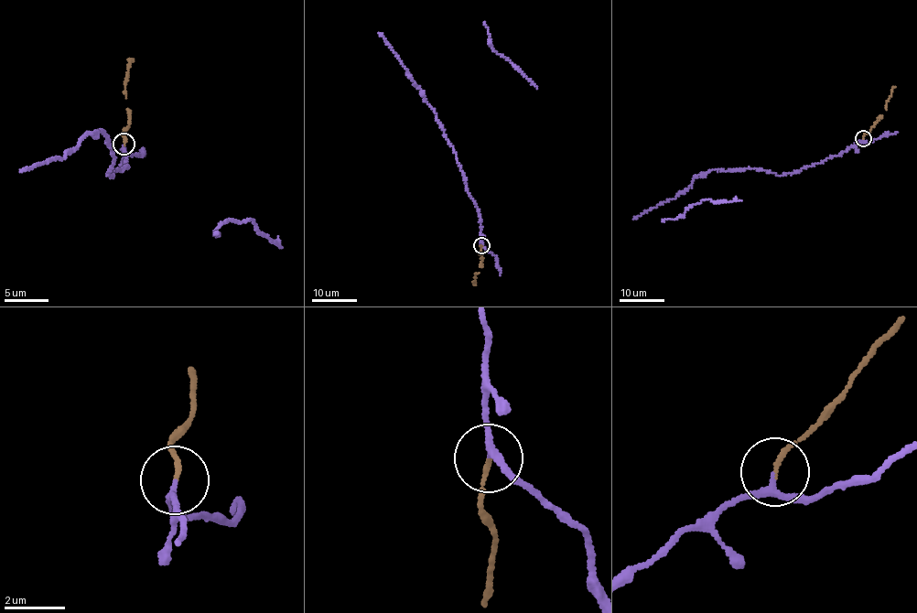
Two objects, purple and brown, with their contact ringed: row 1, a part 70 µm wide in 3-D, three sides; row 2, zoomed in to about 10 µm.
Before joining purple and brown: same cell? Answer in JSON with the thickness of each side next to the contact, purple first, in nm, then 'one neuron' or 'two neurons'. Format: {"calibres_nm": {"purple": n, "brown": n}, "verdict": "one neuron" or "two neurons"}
{"calibres_nm": {"purple": 200, "brown": 140}, "verdict": "one neuron"}

